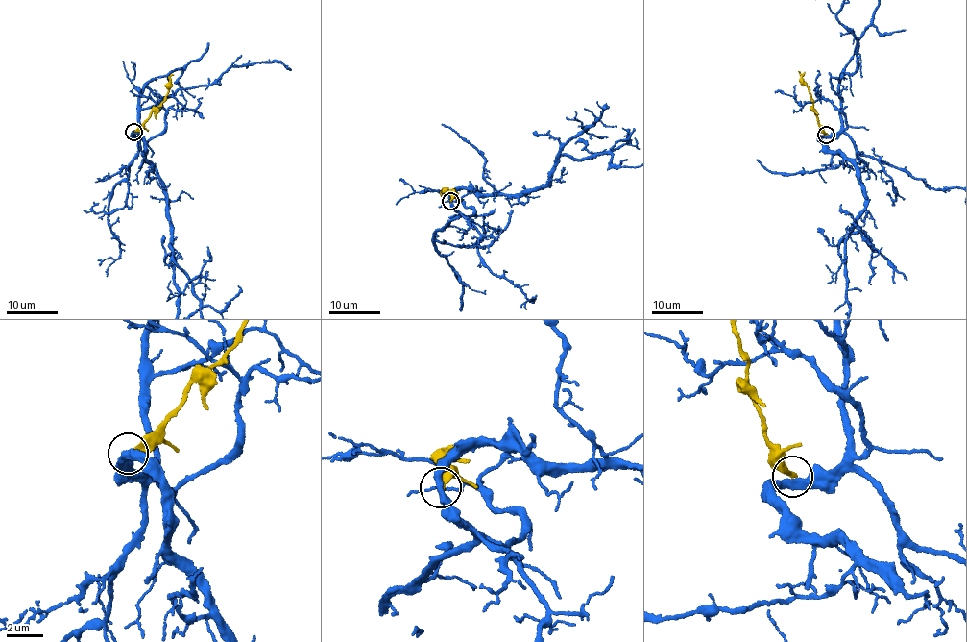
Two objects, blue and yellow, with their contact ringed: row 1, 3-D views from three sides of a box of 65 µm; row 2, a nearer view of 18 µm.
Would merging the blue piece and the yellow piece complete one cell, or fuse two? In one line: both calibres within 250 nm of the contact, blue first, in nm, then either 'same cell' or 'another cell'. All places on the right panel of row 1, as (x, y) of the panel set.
400 nm thick on the blue side, 280 nm on the other; another cell

